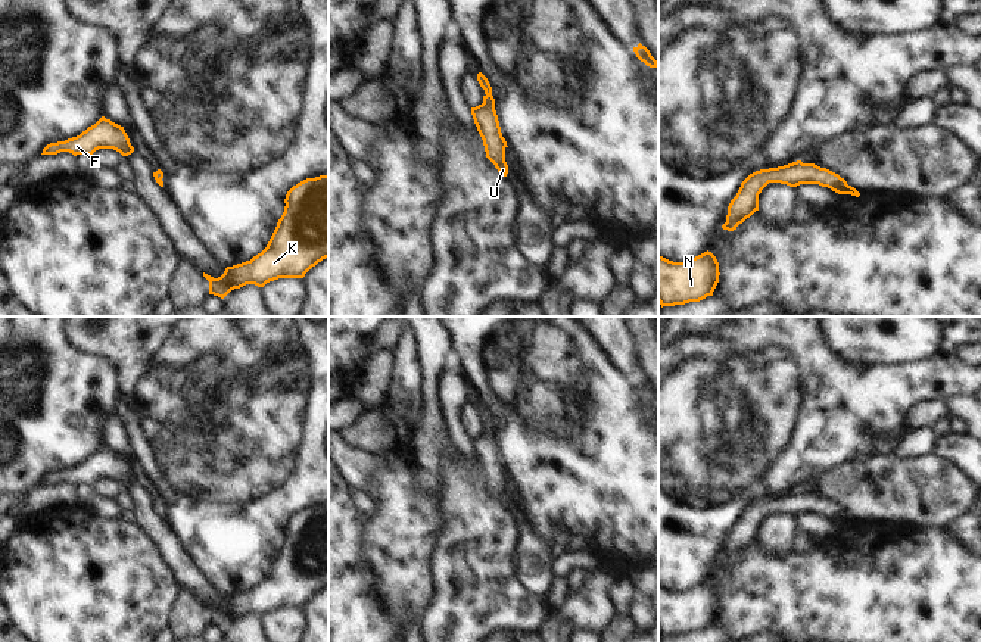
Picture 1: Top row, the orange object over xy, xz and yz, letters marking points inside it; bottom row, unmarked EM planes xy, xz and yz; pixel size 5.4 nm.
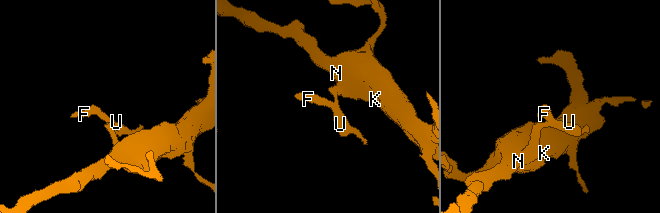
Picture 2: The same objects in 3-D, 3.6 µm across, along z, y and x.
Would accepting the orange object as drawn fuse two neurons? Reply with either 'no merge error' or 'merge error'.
no merge error

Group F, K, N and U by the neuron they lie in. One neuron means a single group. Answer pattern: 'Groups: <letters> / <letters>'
Groups: F K N U

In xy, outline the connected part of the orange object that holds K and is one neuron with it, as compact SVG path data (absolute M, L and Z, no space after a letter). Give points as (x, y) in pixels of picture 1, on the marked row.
M328 175L306 178L298 183L287 191L284 203L284 212L278 219L267 247L261 253L250 261L227 267L224 274L218 278L203 272L203 277L209 281L209 294L224 299L231 290L246 284L264 287L267 283L278 278L303 278L312 267L328 258Z

